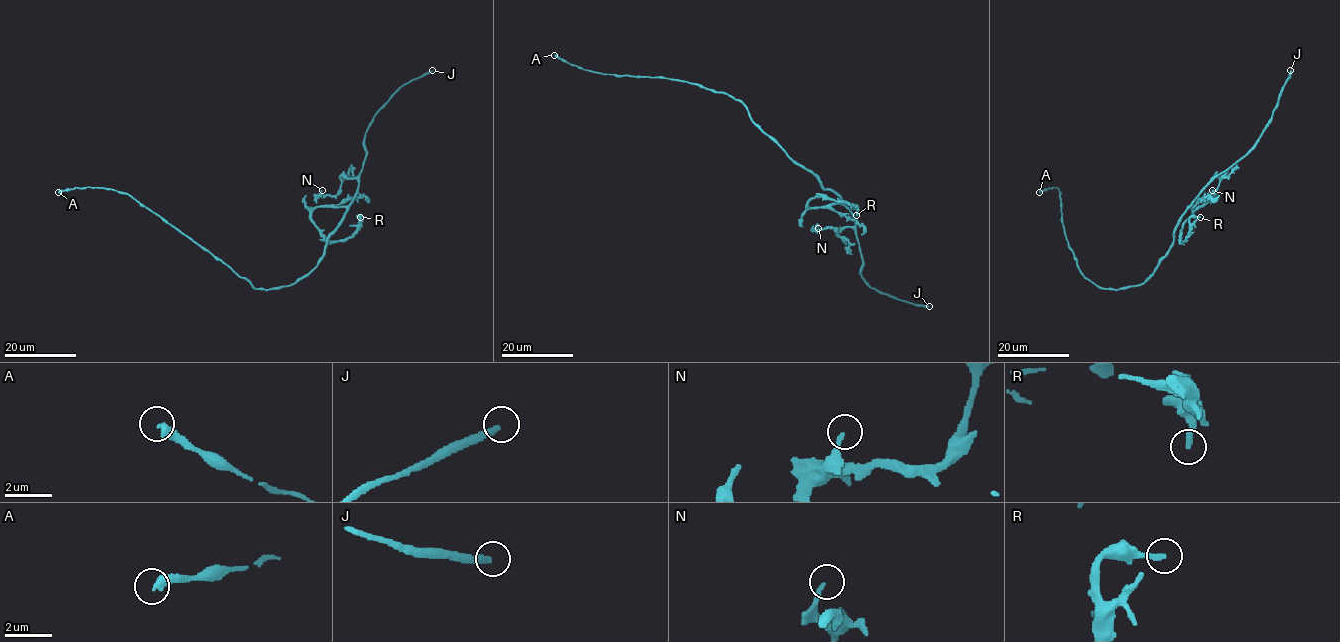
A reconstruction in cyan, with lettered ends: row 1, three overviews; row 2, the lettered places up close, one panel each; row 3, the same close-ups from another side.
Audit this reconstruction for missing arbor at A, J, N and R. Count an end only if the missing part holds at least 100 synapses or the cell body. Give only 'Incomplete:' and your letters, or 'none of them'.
Incomplete: J

